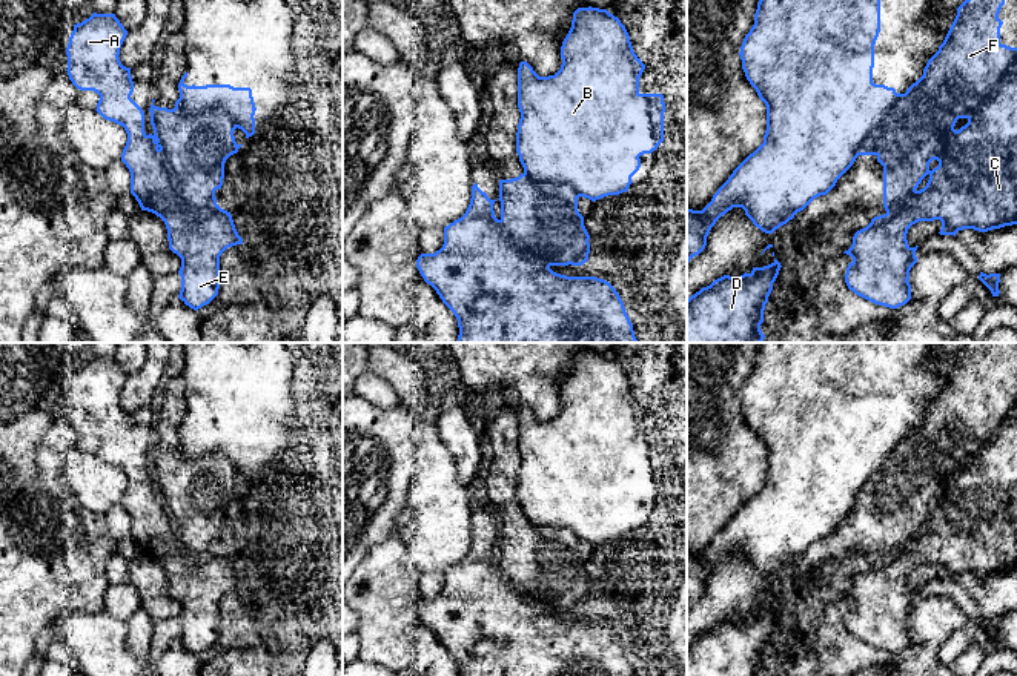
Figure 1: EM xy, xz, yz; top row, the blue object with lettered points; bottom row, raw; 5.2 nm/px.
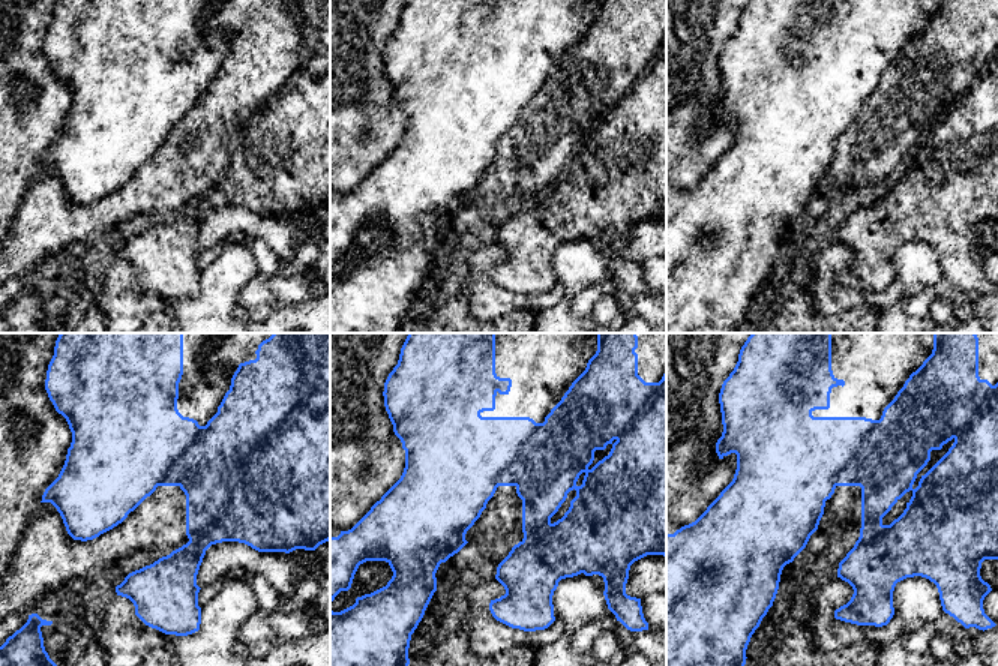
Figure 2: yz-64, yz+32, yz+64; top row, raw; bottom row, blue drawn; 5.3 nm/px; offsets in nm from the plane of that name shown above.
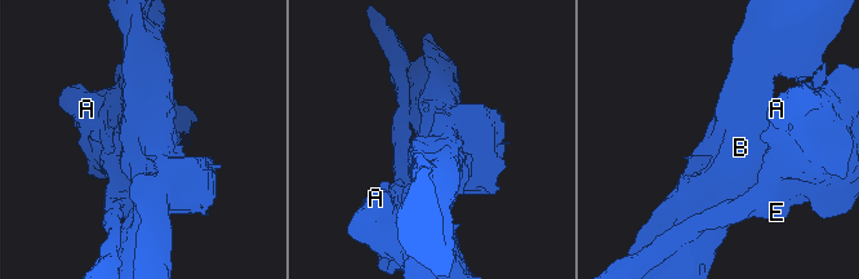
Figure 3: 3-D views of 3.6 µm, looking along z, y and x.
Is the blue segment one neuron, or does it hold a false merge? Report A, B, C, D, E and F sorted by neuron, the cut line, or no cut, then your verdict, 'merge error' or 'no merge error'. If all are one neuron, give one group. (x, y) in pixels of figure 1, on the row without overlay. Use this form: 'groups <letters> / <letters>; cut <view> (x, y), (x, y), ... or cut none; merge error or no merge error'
groups A C E F / B D; cut yz (982, 343), (963, 360), (965, 397), (954, 415), (916, 441); merge error

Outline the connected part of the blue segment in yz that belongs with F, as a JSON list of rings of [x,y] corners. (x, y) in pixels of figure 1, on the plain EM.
[[[982,343],[979,355],[966,355],[966,392],[962,404],[931,441],[917,441],[920,422],[906,433],[908,449],[894,449],[885,462],[896,462],[894,478],[886,484],[905,490],[902,499],[877,499],[883,510],[885,558],[857,575],[853,588],[843,598],[853,605],[846,611],[845,627],[856,639],[889,653],[911,644],[909,615],[917,607],[916,592],[908,590],[908,573],[919,565],[942,565],[940,579],[954,579],[963,573],[988,576],[1017,568],[1017,392],[1000,387],[999,363],[1005,343]]]

